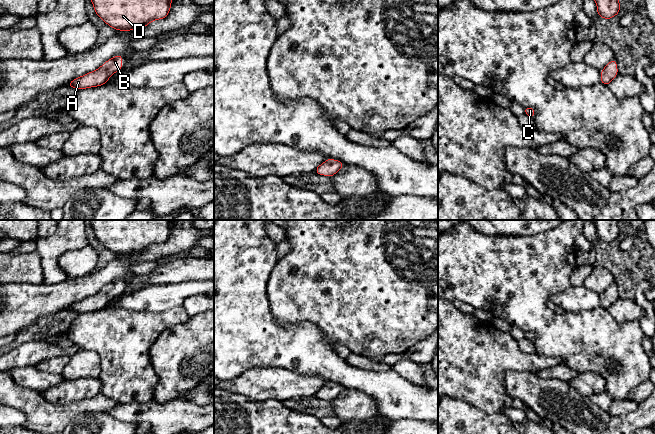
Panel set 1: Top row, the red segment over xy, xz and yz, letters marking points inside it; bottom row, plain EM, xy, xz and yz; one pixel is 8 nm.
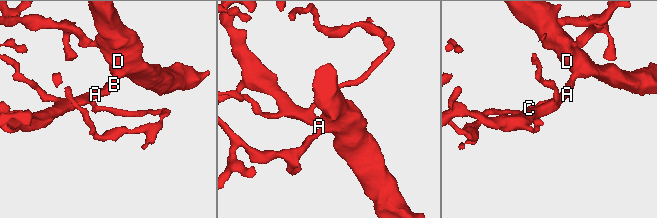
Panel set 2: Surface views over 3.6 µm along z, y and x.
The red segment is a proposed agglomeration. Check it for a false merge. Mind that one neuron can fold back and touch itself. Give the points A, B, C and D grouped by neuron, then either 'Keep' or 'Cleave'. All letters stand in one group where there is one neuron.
Groups: A B C D. Keep

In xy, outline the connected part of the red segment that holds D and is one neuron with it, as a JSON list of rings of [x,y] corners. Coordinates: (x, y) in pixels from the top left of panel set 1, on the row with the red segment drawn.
[[[91,0],[96,14],[110,27],[139,30],[153,20],[164,19],[172,0]]]

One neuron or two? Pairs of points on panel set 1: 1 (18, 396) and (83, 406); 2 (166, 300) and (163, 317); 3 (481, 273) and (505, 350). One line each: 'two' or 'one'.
1: one
2: two
3: two

